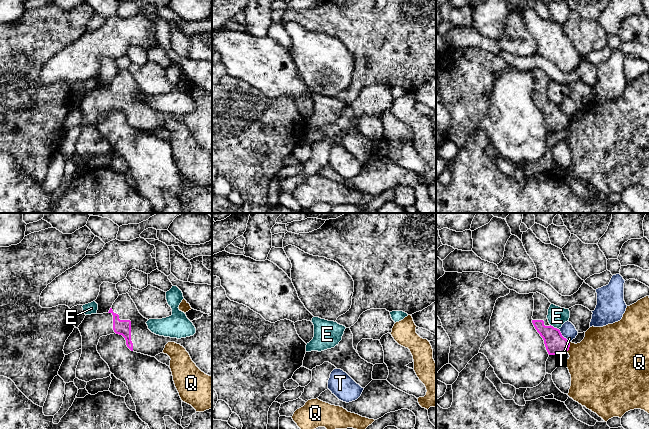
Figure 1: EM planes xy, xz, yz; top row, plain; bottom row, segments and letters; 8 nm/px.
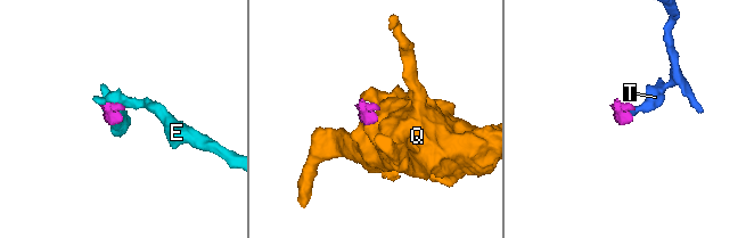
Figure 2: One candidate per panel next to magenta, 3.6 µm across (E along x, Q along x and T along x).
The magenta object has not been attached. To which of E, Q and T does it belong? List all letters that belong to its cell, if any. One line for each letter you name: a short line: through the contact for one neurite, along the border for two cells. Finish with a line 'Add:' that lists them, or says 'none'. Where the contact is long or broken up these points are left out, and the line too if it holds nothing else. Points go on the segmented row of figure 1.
Add: none

